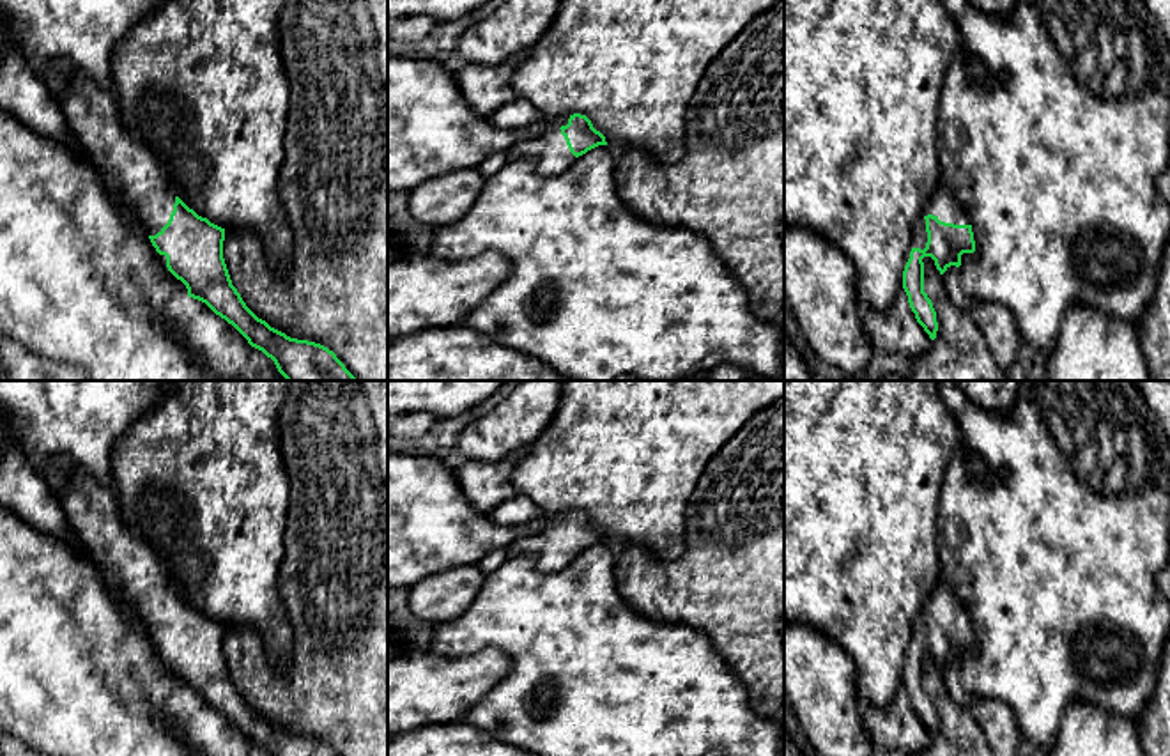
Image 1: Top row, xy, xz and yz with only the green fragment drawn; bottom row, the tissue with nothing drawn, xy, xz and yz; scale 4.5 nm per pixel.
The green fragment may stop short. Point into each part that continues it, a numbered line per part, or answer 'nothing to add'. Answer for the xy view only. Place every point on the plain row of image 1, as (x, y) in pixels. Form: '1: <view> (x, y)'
1: xy (137, 576)

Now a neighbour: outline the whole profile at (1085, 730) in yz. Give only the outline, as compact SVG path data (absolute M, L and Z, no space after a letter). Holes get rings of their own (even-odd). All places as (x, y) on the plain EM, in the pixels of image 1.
M1090 703L1071 705L1046 756L1145 756L1138 722Z

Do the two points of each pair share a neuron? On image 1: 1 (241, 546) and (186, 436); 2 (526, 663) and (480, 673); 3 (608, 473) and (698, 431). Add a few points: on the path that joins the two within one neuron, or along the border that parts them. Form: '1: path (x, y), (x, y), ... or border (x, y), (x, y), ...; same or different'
1: path (238, 519), (238, 489), (213, 462); same
2: border (492, 647), (510, 661), (510, 670), (484, 696); different
3: path (631, 450), (650, 431), (675, 431); same

